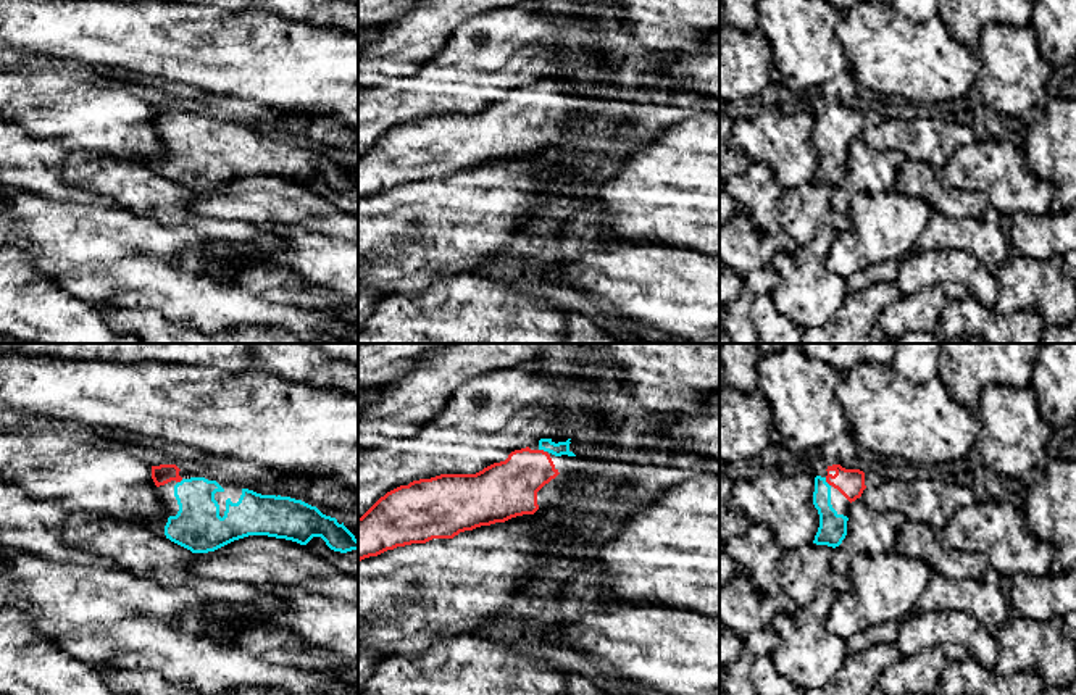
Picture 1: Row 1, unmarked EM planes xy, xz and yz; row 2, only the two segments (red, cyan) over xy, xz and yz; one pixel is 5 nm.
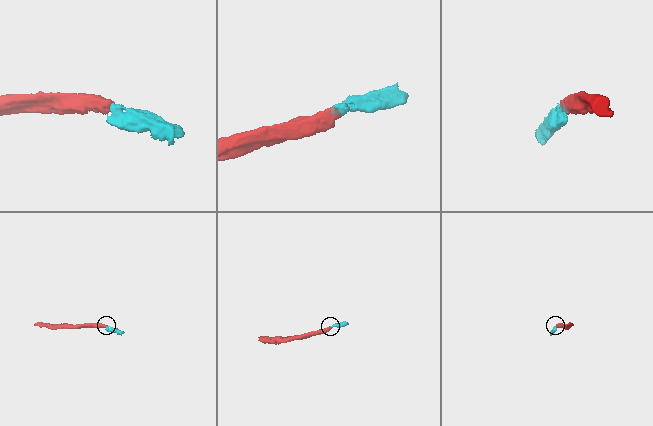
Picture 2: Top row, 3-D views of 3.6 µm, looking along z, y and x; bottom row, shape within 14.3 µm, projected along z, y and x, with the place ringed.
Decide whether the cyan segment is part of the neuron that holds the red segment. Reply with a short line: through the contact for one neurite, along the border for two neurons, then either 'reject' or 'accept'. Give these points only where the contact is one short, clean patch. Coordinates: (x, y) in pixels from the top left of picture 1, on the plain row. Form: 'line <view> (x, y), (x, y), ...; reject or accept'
line yz (850, 121), (826, 120), (823, 145), (833, 166); accept

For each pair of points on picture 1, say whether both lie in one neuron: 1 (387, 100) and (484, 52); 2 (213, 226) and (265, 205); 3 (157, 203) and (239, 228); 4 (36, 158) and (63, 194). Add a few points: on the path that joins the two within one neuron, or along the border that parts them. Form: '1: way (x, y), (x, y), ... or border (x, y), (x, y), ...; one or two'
1: way (412, 95), (455, 81), (460, 76); one
2: border (192, 203), (202, 215), (244, 220), (254, 224); two
3: way (178, 210), (207, 228), (218, 228); one
4: way (37, 166), (55, 186); one

